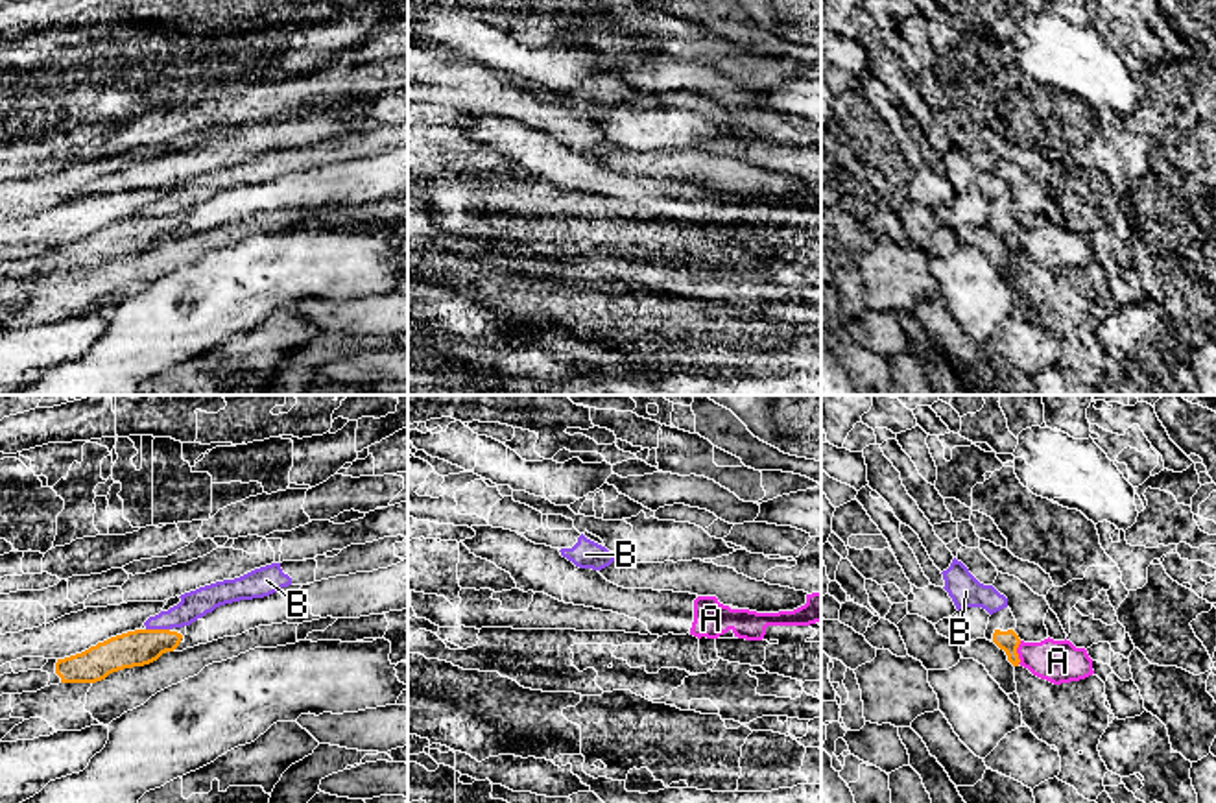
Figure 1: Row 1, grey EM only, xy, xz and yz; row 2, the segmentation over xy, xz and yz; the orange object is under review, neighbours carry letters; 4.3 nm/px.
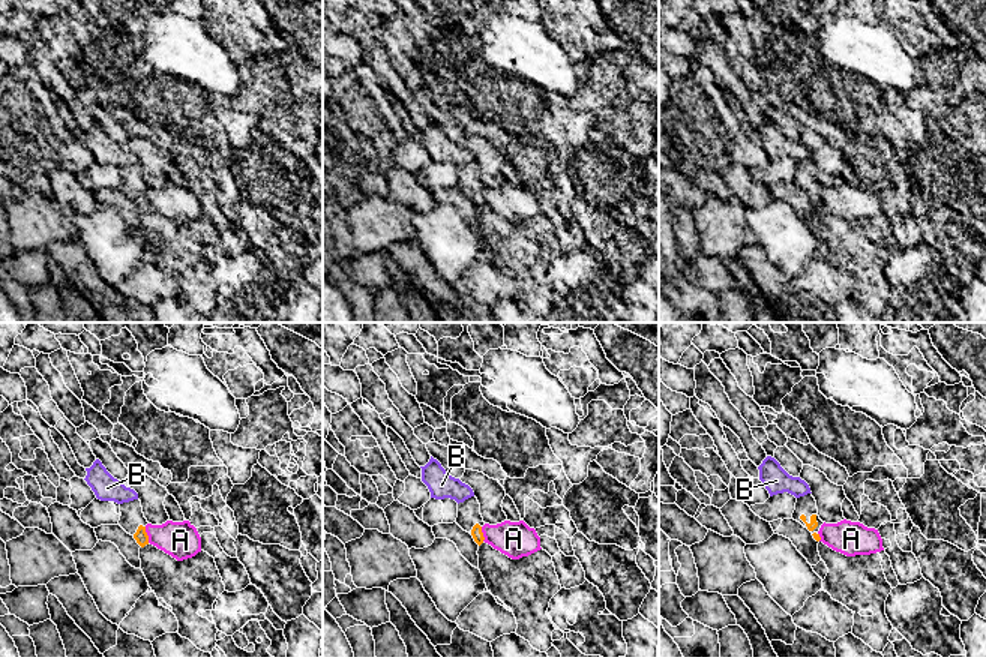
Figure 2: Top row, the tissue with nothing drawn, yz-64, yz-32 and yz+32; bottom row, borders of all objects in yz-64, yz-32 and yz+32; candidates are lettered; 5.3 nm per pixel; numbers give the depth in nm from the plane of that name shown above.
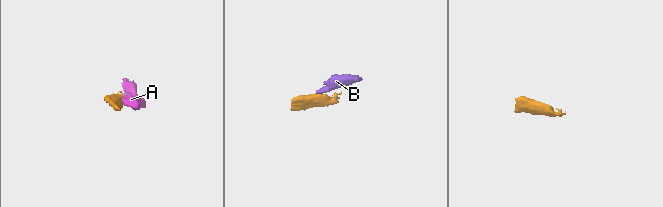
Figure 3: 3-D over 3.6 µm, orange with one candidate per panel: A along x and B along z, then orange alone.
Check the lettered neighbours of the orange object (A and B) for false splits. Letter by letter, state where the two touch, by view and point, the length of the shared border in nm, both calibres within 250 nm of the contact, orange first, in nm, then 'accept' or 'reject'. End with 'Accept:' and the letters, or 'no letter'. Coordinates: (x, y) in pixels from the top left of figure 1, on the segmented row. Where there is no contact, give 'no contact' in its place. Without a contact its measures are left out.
A: contact yz (1015, 652); length 110 nm; calibres 90 and 190 nm; reject
B: contact xy (157, 630); length 100 nm; calibres 160 and 120 nm; reject
Accept: no letter

